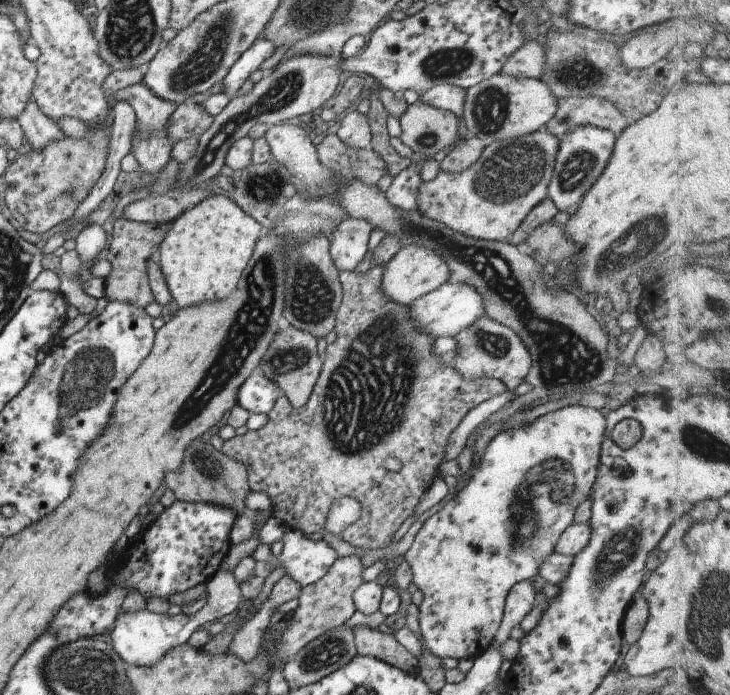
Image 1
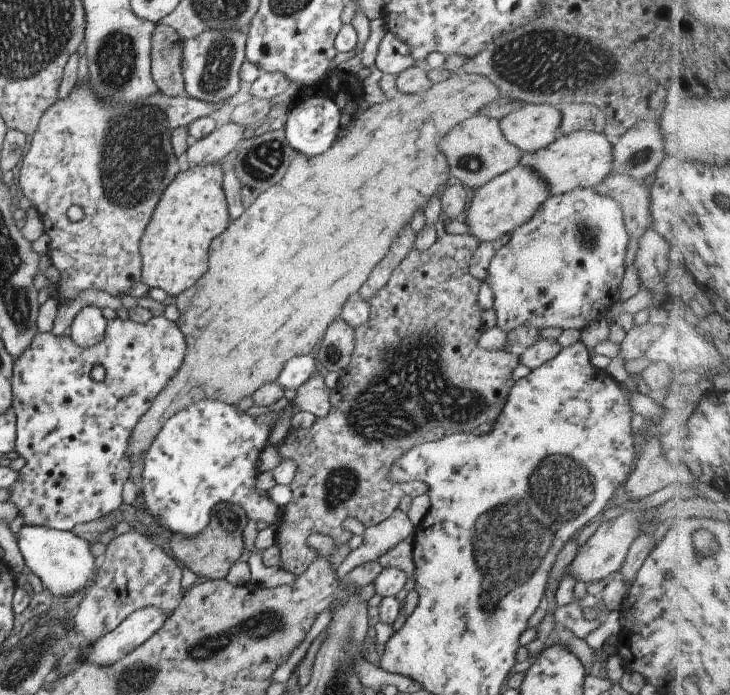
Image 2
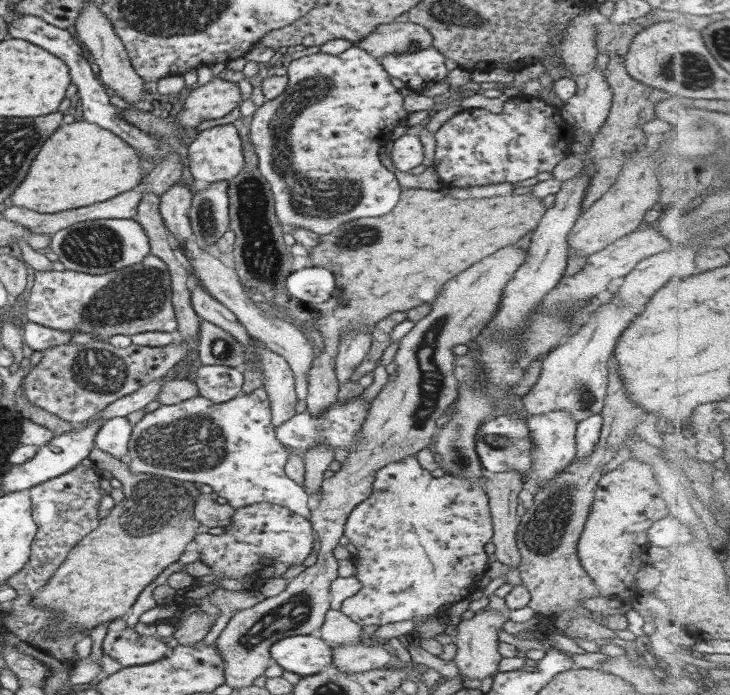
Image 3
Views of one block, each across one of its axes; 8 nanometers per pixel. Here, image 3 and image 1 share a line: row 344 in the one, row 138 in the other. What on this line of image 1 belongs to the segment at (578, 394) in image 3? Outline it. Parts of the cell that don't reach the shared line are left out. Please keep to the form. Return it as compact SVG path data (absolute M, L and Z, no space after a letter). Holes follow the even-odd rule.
M580 125L559 139L558 152L554 161L553 175L547 190L560 211L570 206L576 206L585 192L593 186L602 169L606 166L617 136L608 129L592 125Z

